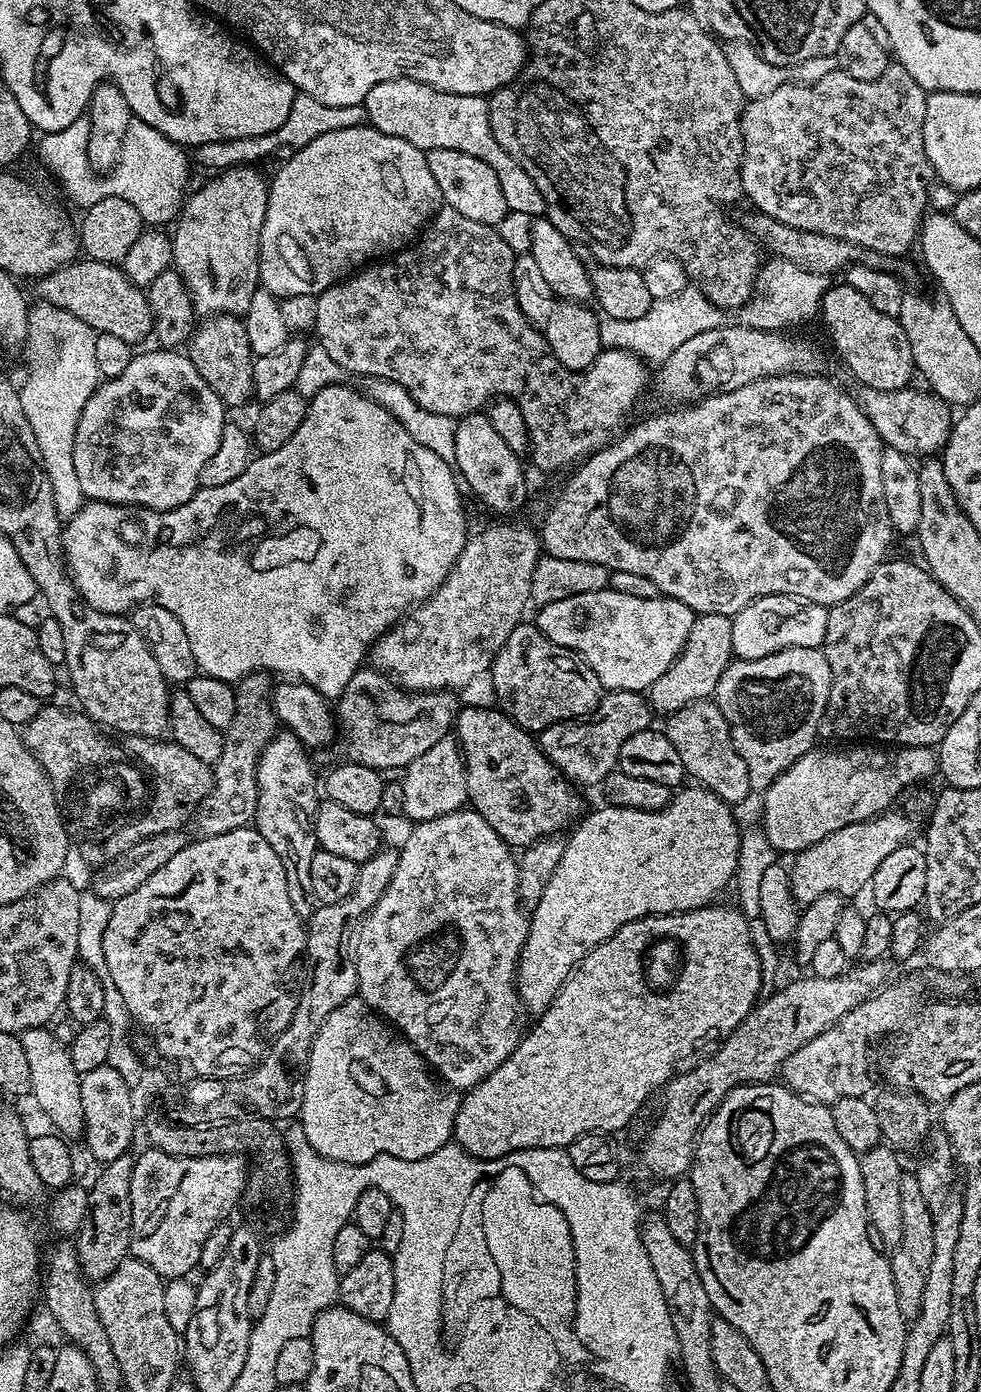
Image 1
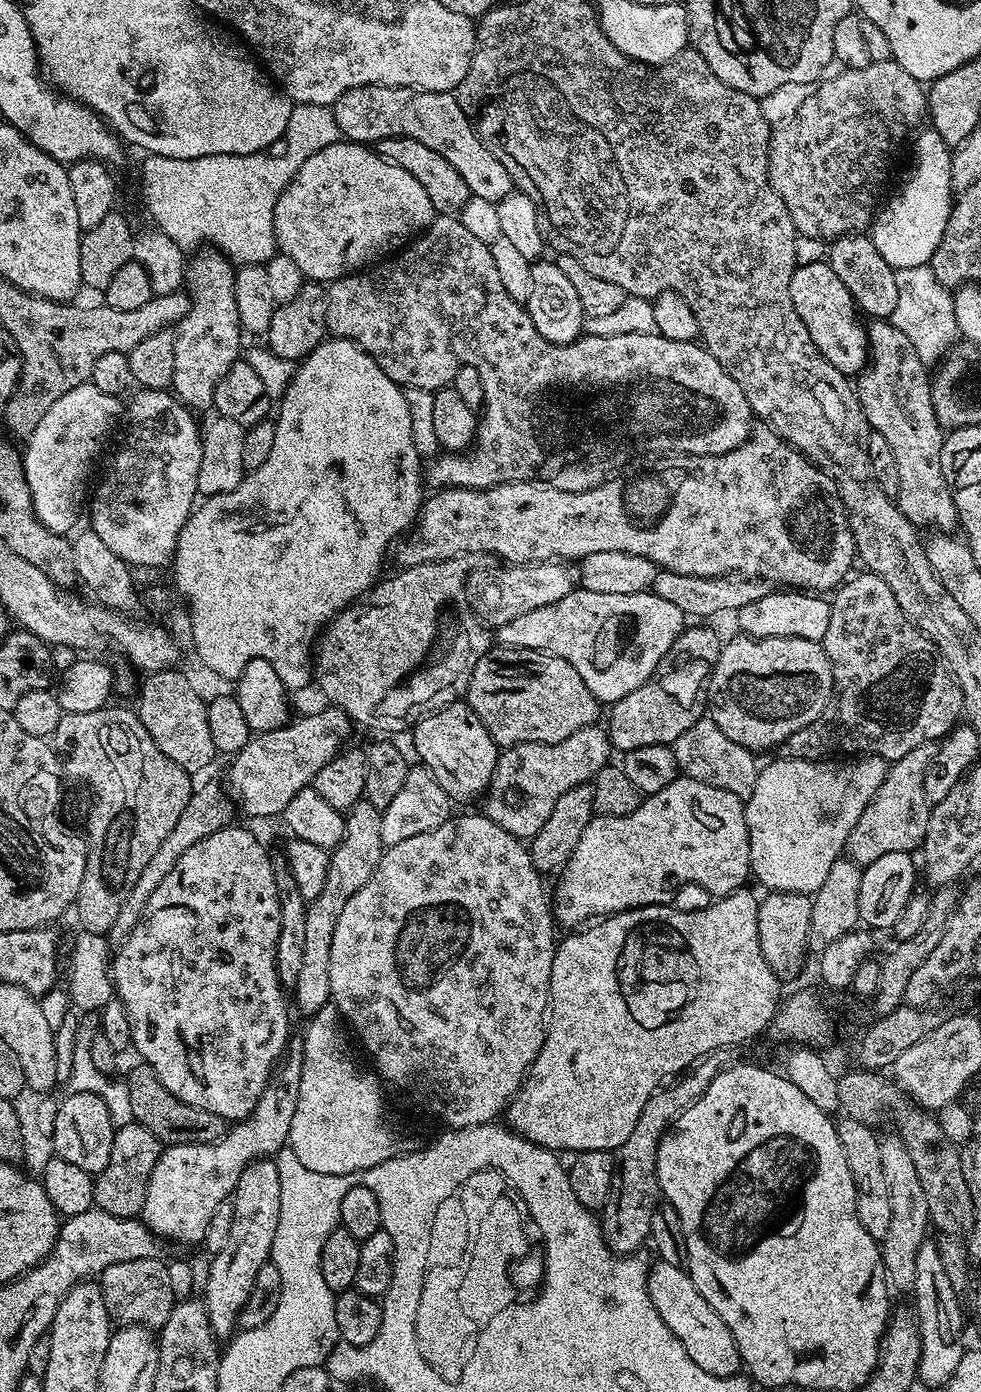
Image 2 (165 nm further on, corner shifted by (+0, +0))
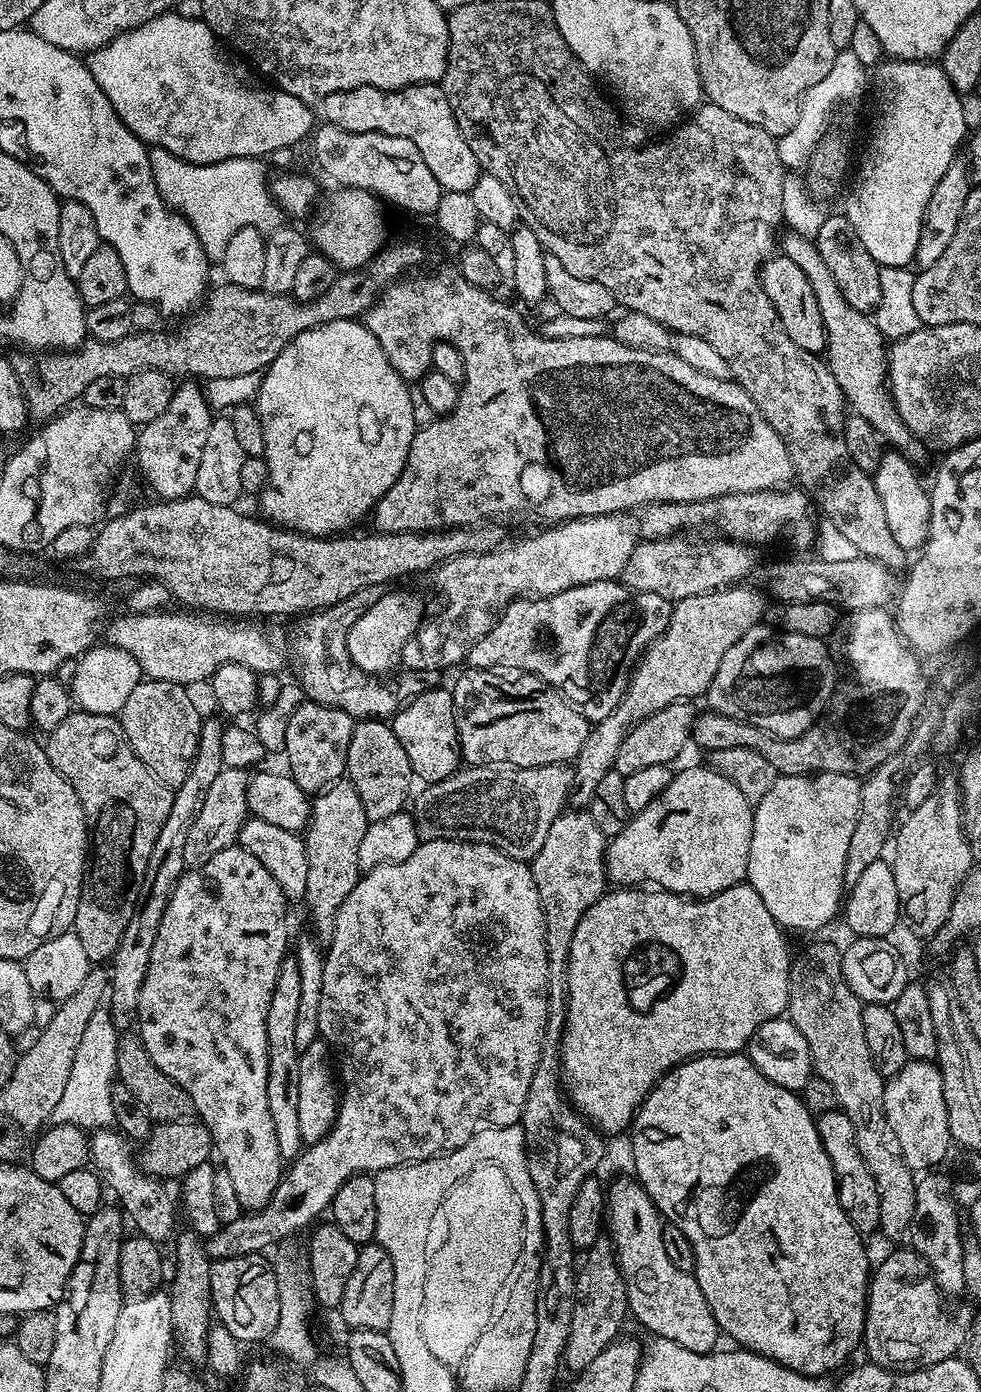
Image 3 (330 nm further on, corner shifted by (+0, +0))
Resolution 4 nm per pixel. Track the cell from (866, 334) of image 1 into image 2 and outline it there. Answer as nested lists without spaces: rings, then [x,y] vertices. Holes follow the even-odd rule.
[[[819,260],[799,265],[795,274],[790,278],[790,298],[794,298],[794,310],[798,310],[798,318],[802,318],[802,322],[806,322],[806,330],[810,330],[810,338],[814,342],[814,346],[818,346],[822,358],[826,358],[826,362],[830,362],[830,366],[834,366],[834,370],[852,378],[868,367],[870,363],[868,329],[863,323],[860,325],[862,316],[850,290],[846,290],[846,286],[842,286],[842,282],[836,277],[834,270],[827,262]]]

